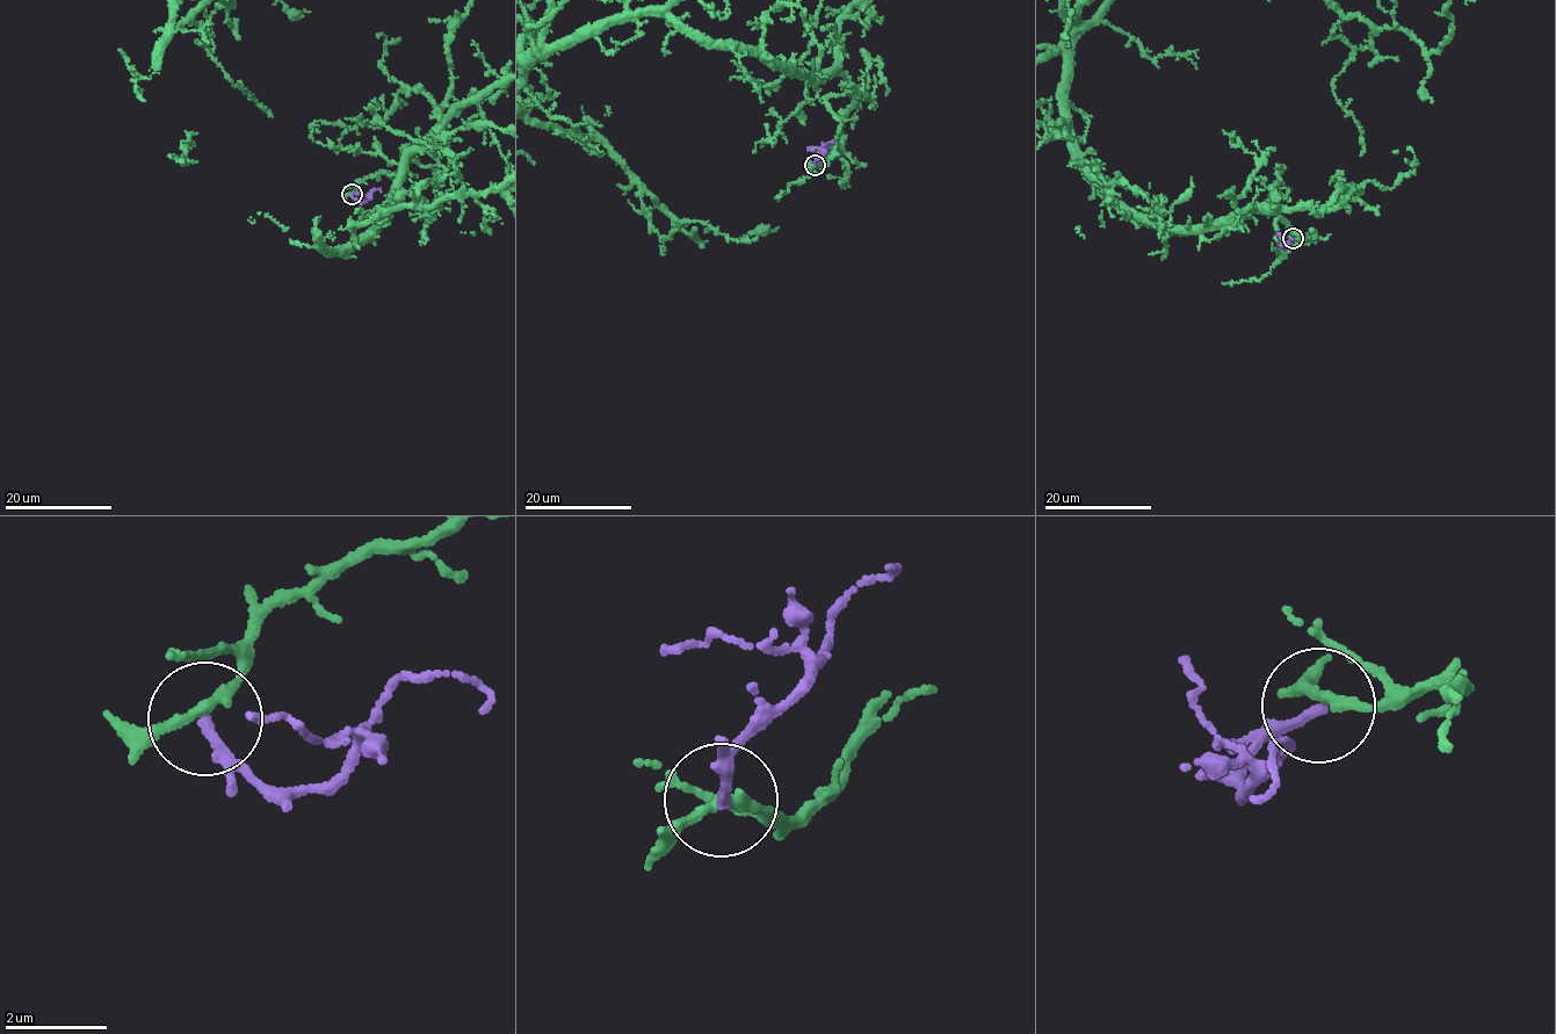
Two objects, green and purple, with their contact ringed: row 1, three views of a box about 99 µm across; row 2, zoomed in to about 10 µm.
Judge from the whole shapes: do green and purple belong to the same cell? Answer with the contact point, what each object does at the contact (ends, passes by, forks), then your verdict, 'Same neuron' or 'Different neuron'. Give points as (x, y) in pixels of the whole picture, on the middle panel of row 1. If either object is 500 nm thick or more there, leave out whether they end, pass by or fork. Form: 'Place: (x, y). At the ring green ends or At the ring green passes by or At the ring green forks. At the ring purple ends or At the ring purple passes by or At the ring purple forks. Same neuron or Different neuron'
Place: (815, 165). At the ring green passes by. At the ring purple ends. Different neuron

